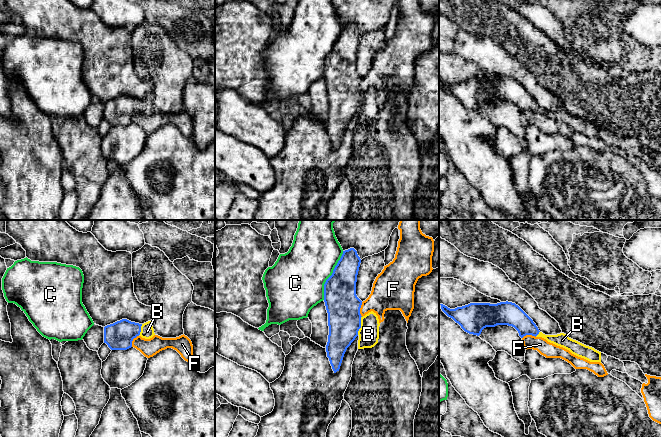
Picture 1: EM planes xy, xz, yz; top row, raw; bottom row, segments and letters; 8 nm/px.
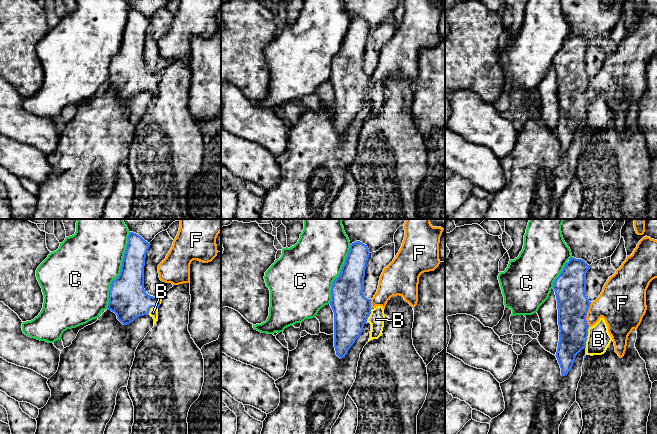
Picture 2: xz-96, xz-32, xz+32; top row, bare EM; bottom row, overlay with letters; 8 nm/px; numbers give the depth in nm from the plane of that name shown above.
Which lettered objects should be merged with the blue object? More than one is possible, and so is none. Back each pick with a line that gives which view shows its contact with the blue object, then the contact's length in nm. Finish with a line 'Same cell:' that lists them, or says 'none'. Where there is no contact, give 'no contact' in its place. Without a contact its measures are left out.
B: xz | 160 nm
Same cell: B

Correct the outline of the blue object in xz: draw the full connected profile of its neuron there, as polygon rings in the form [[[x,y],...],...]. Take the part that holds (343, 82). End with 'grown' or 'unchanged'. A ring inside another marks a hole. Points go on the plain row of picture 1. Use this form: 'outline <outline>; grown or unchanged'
outline [[[354,24],[343,27],[332,51],[324,60],[324,78],[328,89],[327,133],[334,149],[339,147],[347,124],[358,112],[358,125],[372,124],[379,115],[376,89],[361,92],[362,77],[356,71],[361,35]]]; grown

